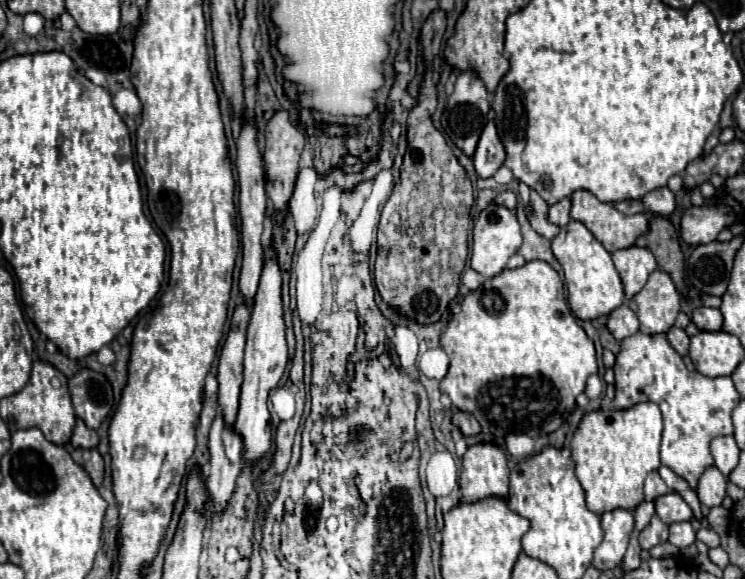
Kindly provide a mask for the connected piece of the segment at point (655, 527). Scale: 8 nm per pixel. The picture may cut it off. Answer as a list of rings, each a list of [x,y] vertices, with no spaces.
[[[652,516],[650,524],[640,532],[640,546],[644,550],[650,550],[652,546],[656,546],[660,542],[660,530],[668,530],[668,524],[664,524],[658,516]]]

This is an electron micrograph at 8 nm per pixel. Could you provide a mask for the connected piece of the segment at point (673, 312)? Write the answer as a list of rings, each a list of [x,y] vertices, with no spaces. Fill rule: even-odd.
[[[654,270],[648,284],[630,300],[628,306],[640,320],[640,332],[666,334],[680,312],[680,296],[670,276],[662,270]]]

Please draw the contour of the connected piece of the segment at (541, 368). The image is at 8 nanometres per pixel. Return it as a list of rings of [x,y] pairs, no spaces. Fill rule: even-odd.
[[[526,262],[522,268],[504,270],[486,280],[476,292],[470,292],[460,306],[460,314],[454,314],[440,338],[450,358],[450,370],[440,382],[440,392],[452,400],[454,408],[474,414],[482,432],[494,438],[506,438],[508,434],[538,438],[558,430],[564,418],[574,410],[588,376],[598,372],[594,344],[572,316],[558,272],[546,262]]]

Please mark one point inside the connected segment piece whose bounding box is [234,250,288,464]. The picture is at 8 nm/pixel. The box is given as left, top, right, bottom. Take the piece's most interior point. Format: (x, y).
(266, 354)

